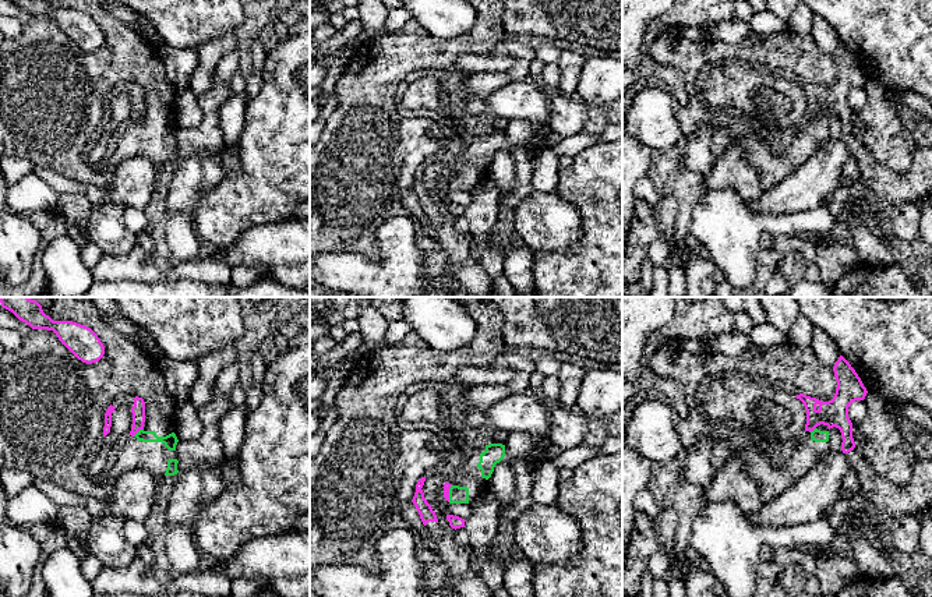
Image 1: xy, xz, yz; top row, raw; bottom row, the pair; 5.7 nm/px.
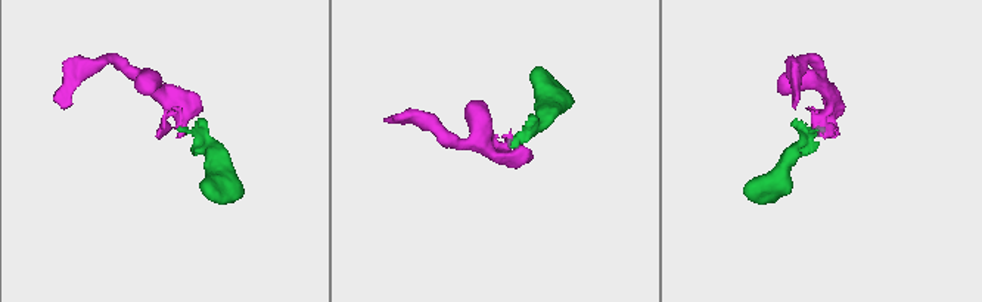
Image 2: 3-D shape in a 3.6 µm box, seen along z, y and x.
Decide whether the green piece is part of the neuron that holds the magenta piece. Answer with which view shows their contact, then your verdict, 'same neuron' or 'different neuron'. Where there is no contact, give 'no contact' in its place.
xy | different neuron

